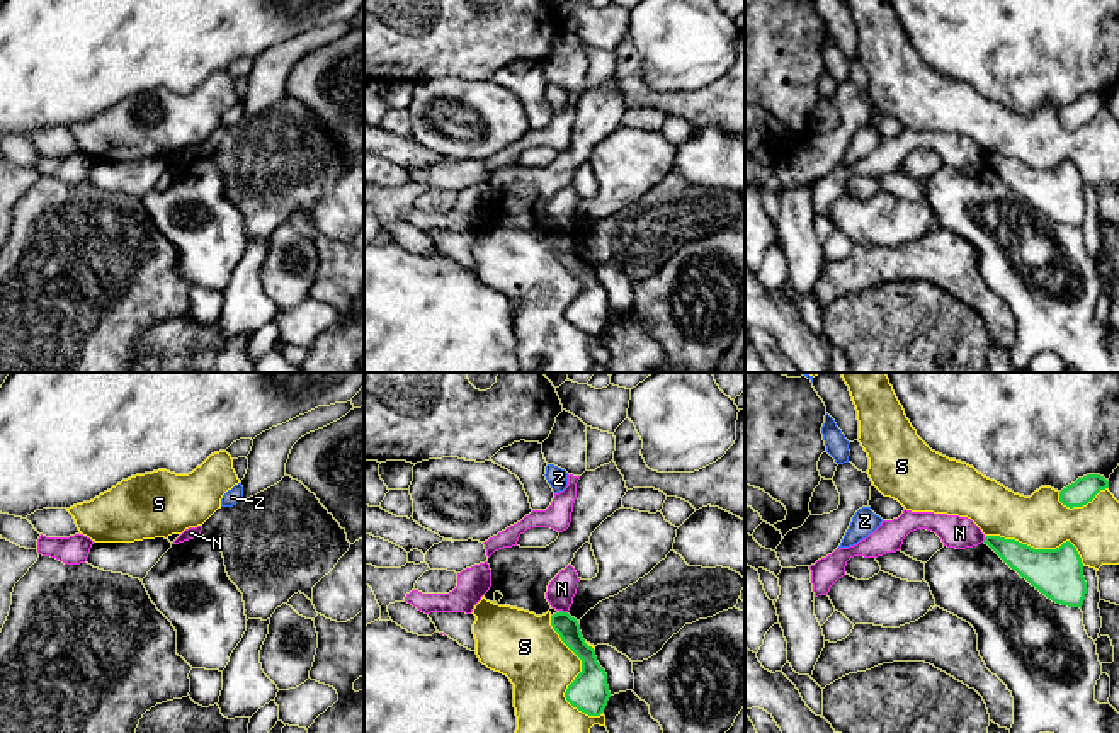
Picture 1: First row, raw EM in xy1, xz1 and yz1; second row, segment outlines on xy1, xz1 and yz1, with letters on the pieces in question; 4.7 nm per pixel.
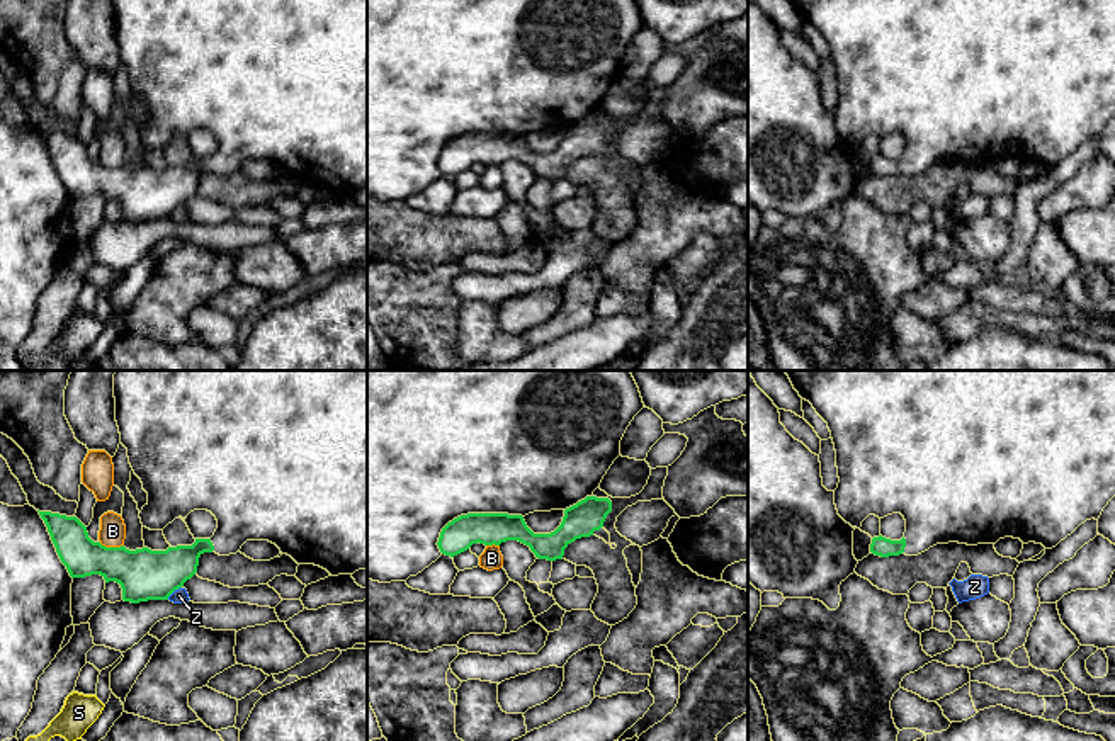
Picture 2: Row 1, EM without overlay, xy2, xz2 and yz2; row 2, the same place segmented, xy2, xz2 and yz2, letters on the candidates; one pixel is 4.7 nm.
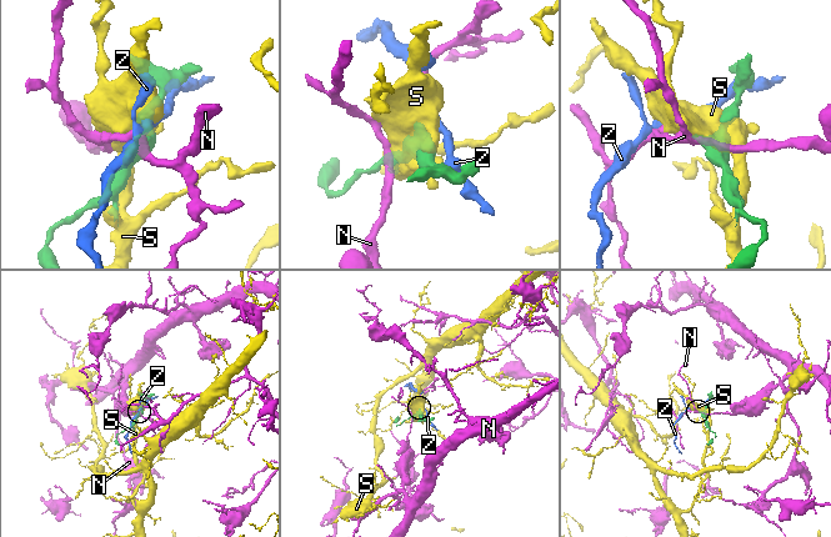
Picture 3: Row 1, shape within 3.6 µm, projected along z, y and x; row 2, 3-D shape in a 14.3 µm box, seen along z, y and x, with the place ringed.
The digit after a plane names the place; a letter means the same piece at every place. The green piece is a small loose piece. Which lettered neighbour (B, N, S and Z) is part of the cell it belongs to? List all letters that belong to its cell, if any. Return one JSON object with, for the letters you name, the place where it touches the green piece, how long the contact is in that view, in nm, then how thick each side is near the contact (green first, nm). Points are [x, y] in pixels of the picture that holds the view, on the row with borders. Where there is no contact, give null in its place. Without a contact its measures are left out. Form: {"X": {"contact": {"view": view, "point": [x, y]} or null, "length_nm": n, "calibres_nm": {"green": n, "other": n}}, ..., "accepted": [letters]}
{"accepted": []}

